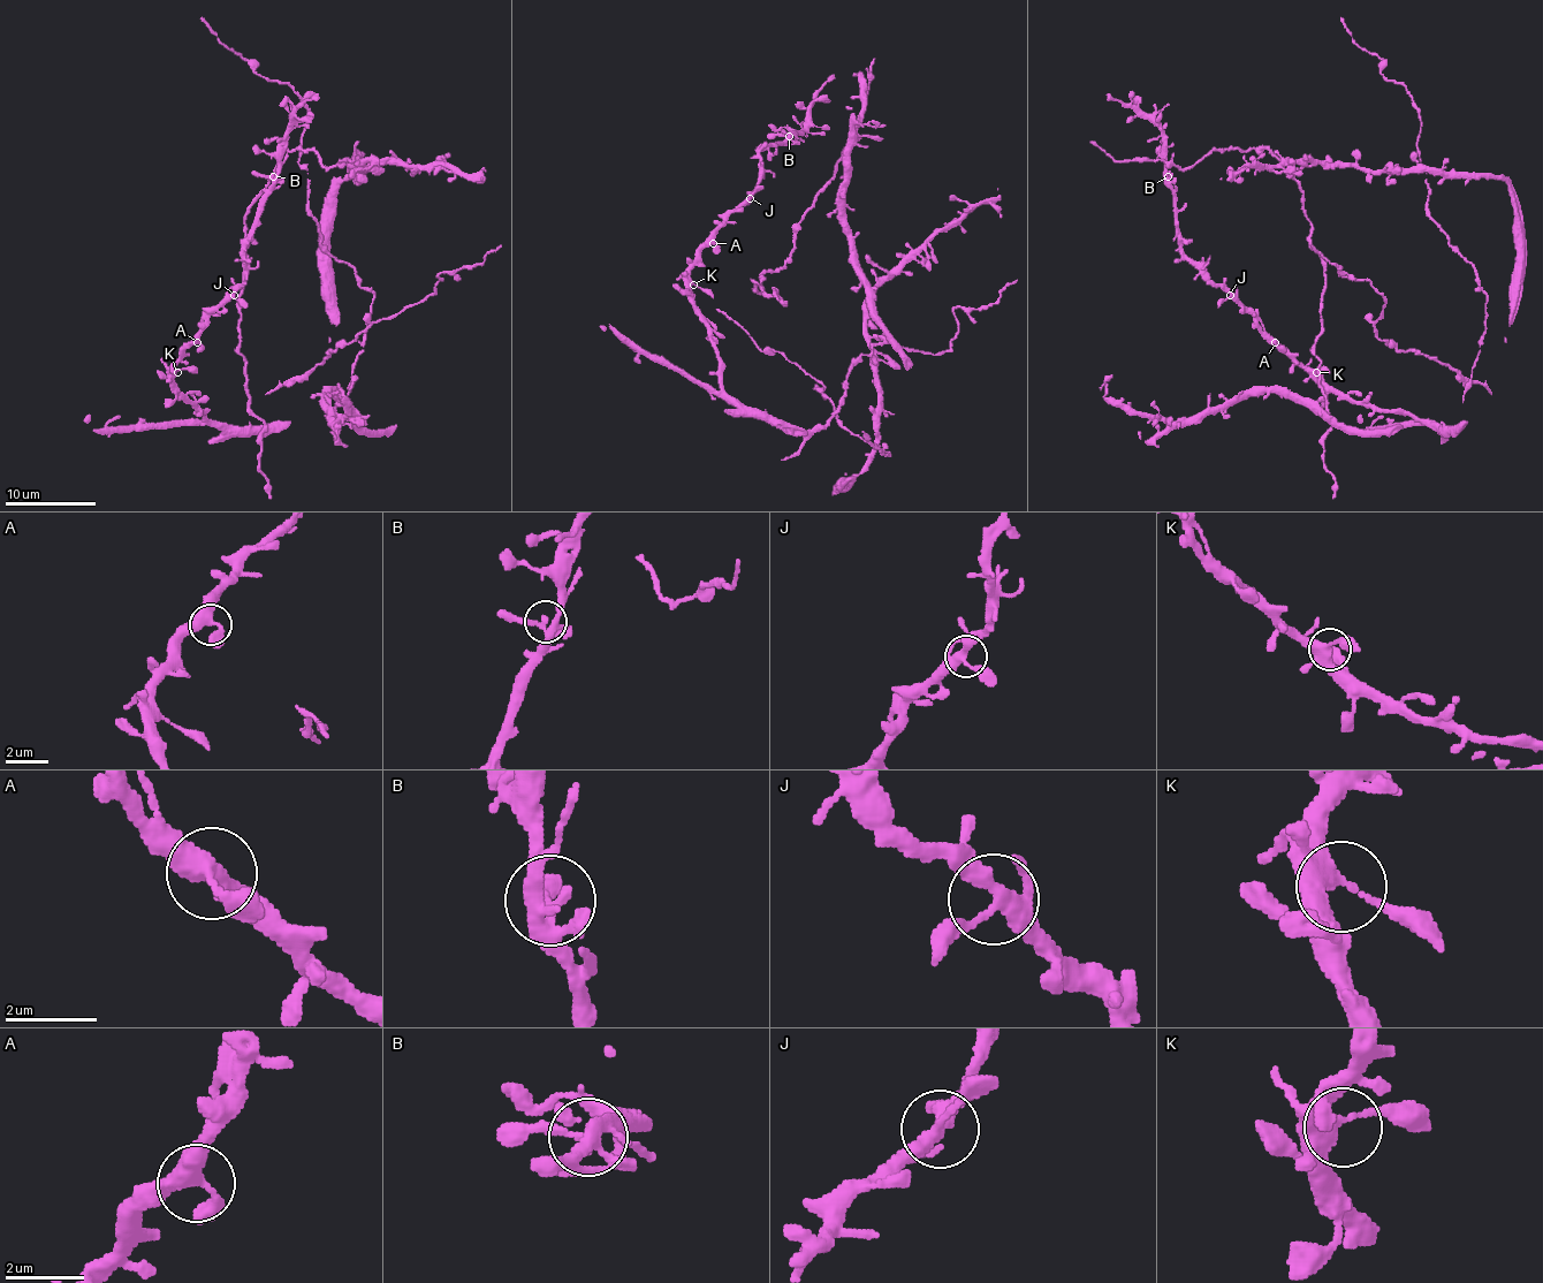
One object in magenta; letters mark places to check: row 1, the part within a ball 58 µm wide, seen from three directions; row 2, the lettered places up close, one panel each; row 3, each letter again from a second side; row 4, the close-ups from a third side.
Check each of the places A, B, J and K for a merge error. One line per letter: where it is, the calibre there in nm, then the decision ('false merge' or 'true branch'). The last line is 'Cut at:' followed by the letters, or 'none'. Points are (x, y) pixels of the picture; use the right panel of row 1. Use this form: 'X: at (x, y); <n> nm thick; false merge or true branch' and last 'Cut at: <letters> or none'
A: at (1275, 342); 400 nm thick; true branch
B: at (1168, 176); 280 nm thick; true branch
J: at (1230, 295); 320 nm thick; true branch
K: at (1316, 372); 360 nm thick; true branch
Cut at: none

